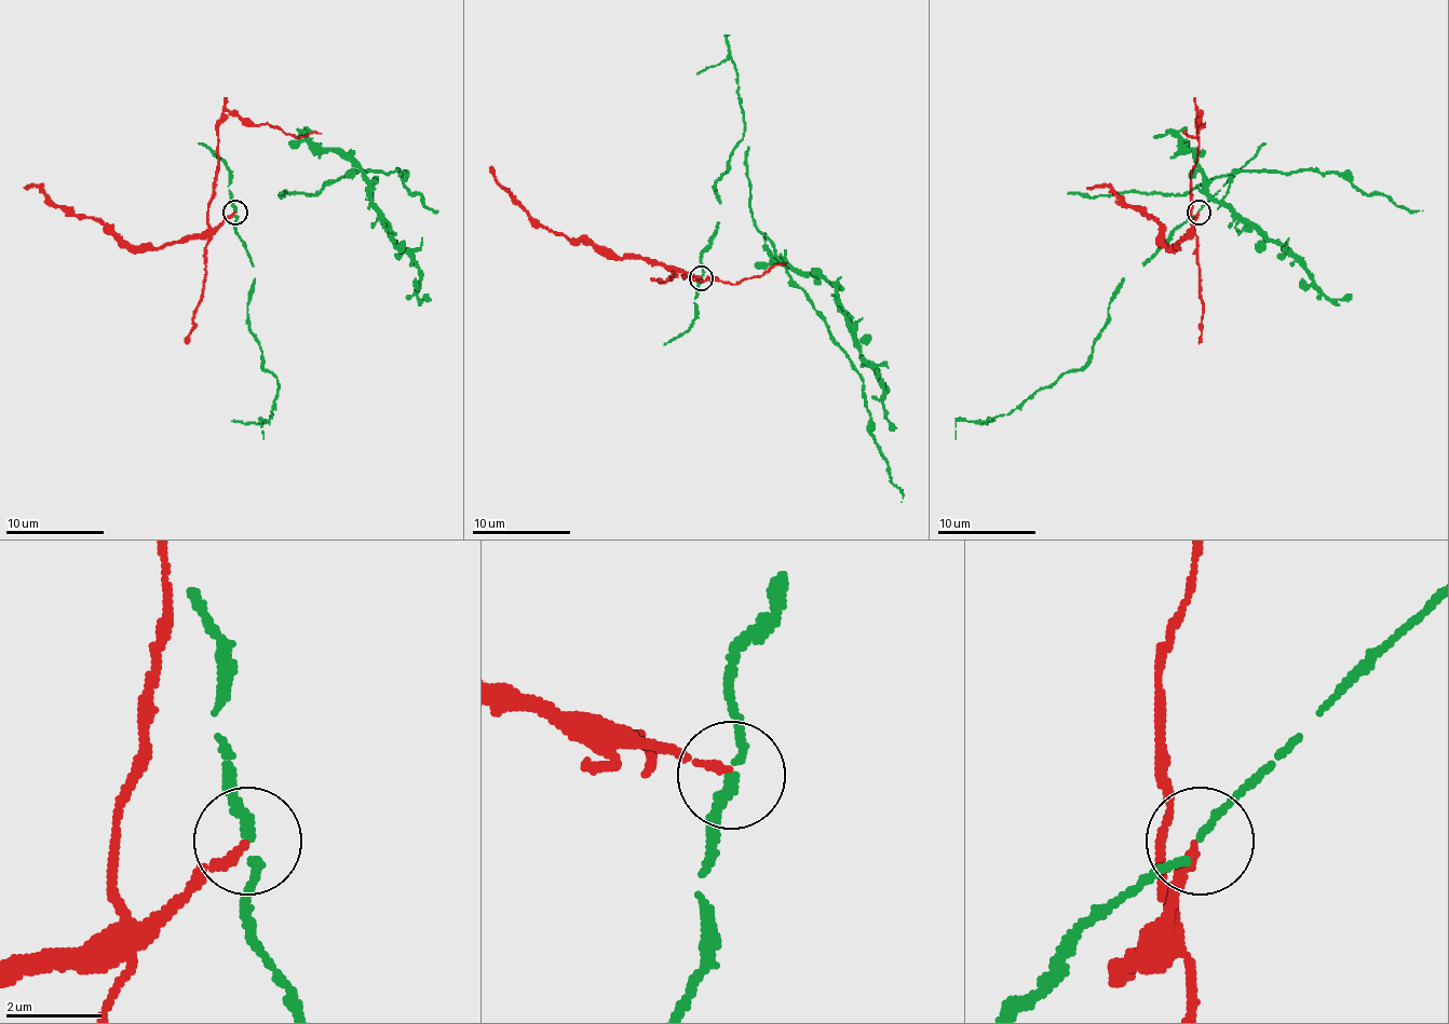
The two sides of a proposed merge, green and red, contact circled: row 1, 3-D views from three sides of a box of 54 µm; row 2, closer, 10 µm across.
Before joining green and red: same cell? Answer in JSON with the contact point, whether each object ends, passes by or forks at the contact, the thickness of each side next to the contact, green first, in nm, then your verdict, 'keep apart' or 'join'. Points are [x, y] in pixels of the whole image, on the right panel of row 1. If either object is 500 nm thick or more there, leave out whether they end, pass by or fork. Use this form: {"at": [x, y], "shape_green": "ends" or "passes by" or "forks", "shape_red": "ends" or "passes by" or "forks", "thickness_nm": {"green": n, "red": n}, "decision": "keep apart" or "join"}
{"at": [1199, 212], "shape_green": "passes by", "shape_red": "ends", "thickness_nm": {"green": 150, "red": 180}, "decision": "keep apart"}

